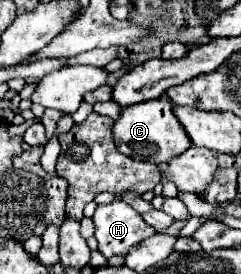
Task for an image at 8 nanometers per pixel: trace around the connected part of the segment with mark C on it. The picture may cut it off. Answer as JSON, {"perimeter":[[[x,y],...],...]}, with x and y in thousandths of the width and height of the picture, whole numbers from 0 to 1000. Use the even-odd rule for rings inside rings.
{"perimeter":[[[668,350],[651,365],[519,387],[502,409],[502,431],[469,460],[469,511],[477,511],[485,547],[552,584],[627,591],[651,606],[693,599],[734,562],[784,547],[801,526],[793,526],[768,467],[751,460],[751,445],[734,445],[734,431],[718,431],[710,394],[718,394],[718,380],[685,350]]]}

